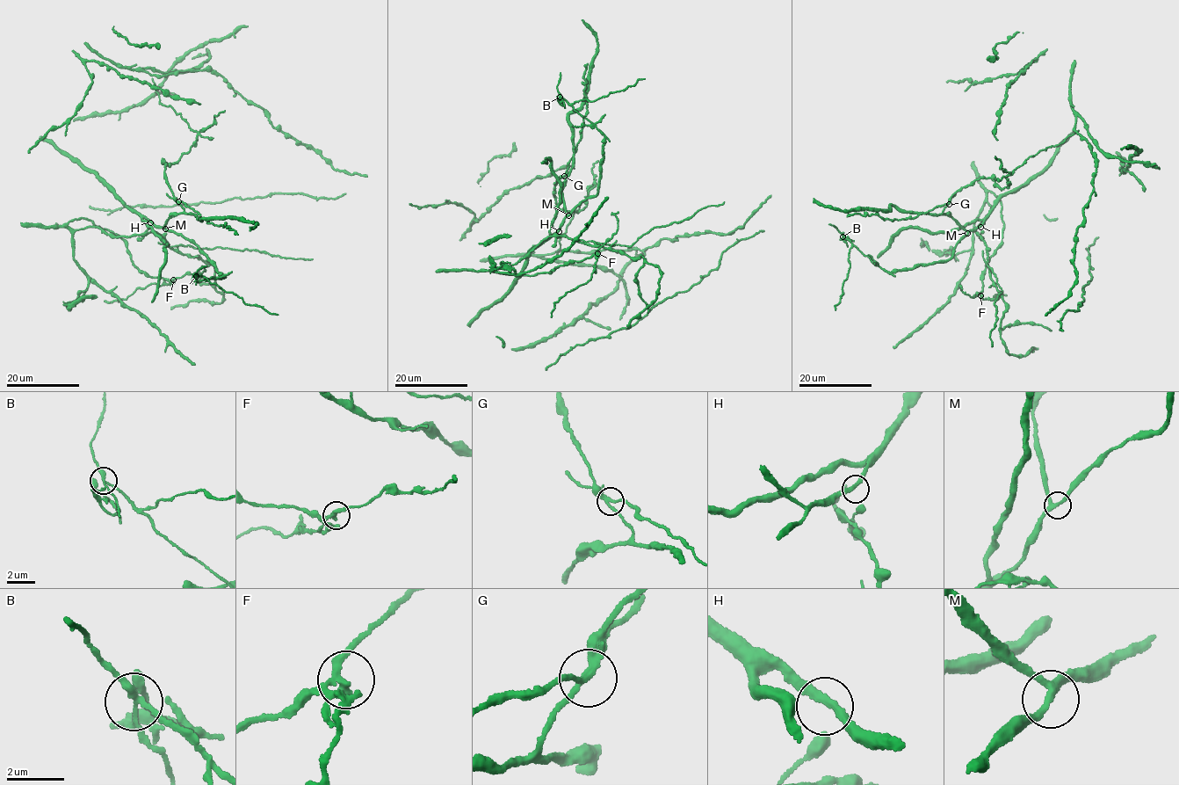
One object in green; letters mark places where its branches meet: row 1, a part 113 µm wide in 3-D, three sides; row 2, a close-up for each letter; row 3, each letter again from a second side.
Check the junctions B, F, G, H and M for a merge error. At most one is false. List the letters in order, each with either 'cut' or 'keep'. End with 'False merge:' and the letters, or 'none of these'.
B: keep
F: keep
G: cut
H: keep
M: keep
False merge: G

